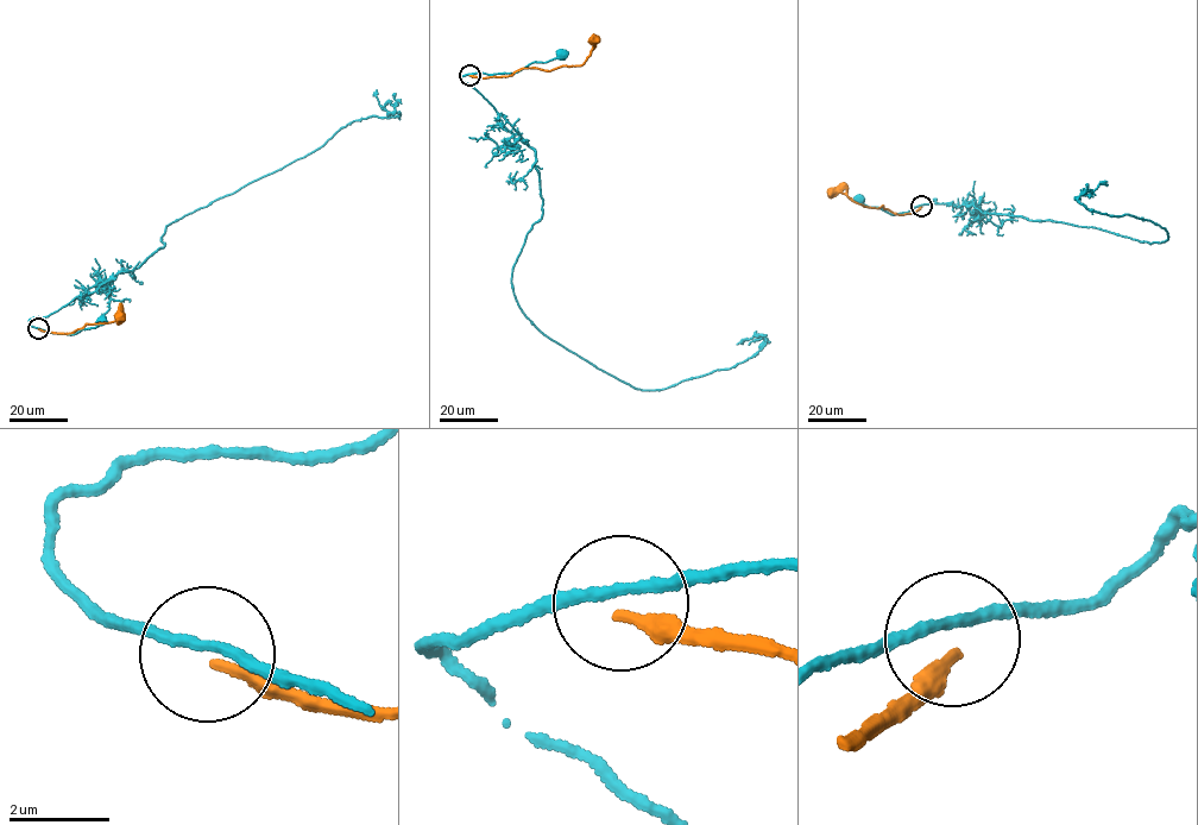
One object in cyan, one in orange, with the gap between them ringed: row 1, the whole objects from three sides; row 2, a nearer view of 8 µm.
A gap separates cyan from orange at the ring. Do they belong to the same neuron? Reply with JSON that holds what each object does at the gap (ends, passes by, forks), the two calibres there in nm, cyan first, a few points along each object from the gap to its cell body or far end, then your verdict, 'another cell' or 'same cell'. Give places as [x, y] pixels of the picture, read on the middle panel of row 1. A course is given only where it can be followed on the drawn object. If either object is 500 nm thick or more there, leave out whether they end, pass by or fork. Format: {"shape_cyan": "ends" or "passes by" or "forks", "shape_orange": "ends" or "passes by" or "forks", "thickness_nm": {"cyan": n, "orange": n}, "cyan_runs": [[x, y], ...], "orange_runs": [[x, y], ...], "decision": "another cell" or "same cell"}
{"shape_cyan": "passes by", "shape_orange": "ends", "thickness_nm": {"cyan": 200, "orange": 200}, "cyan_runs": [[470, 74], [511, 73], [531, 62], [544, 63], [561, 56]], "orange_runs": [[470, 75], [505, 77], [524, 68], [549, 70], [581, 65], [593, 46], [592, 36]], "decision": "another cell"}

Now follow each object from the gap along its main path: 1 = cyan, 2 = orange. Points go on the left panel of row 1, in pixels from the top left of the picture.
1: (37, 328), (74, 335), (95, 327), (102, 320)
2: (38, 328), (70, 333), (87, 323), (112, 322), (124, 316), (121, 314), (117, 322)

